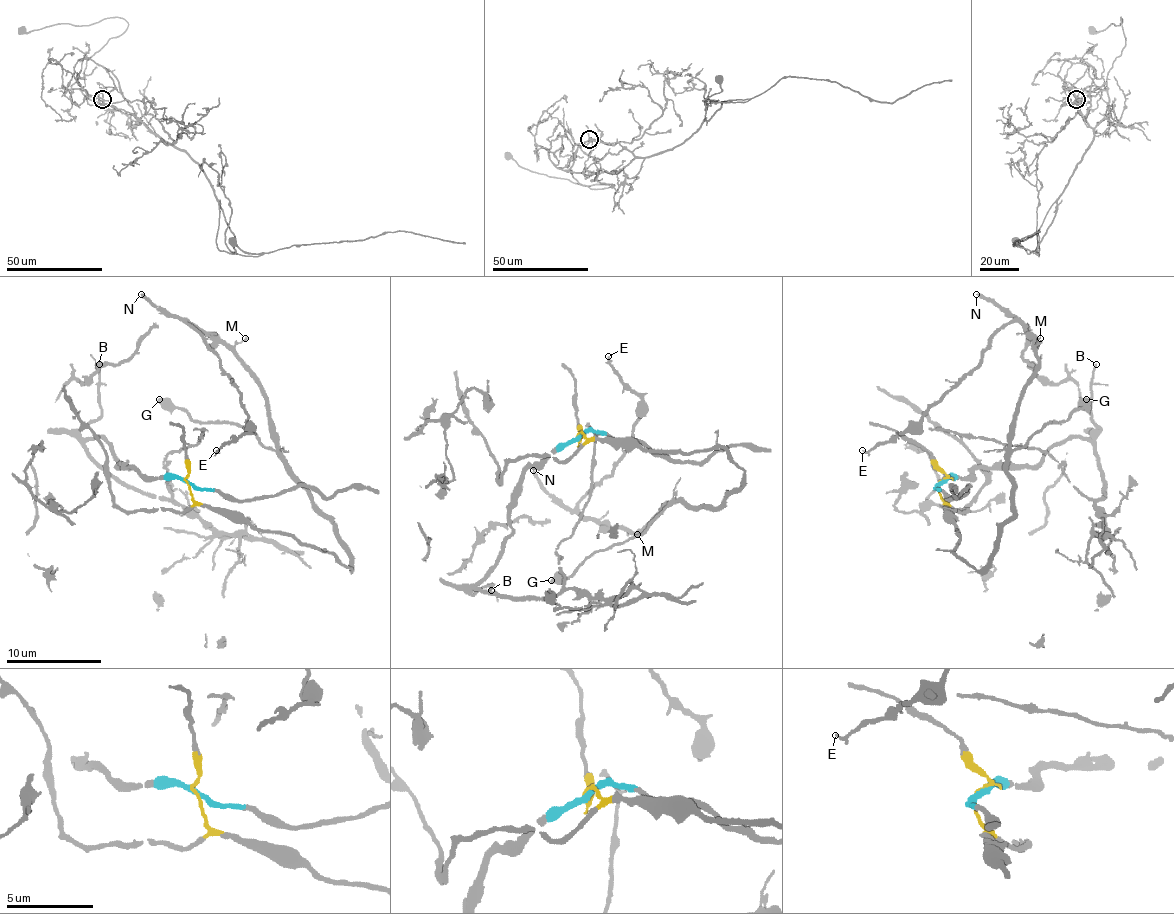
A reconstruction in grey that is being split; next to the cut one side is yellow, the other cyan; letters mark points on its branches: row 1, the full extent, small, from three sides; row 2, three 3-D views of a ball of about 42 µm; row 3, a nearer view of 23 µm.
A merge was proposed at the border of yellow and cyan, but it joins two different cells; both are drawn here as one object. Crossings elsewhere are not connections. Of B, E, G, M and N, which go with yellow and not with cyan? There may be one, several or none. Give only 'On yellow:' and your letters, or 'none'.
On yellow: E, G, M, N

